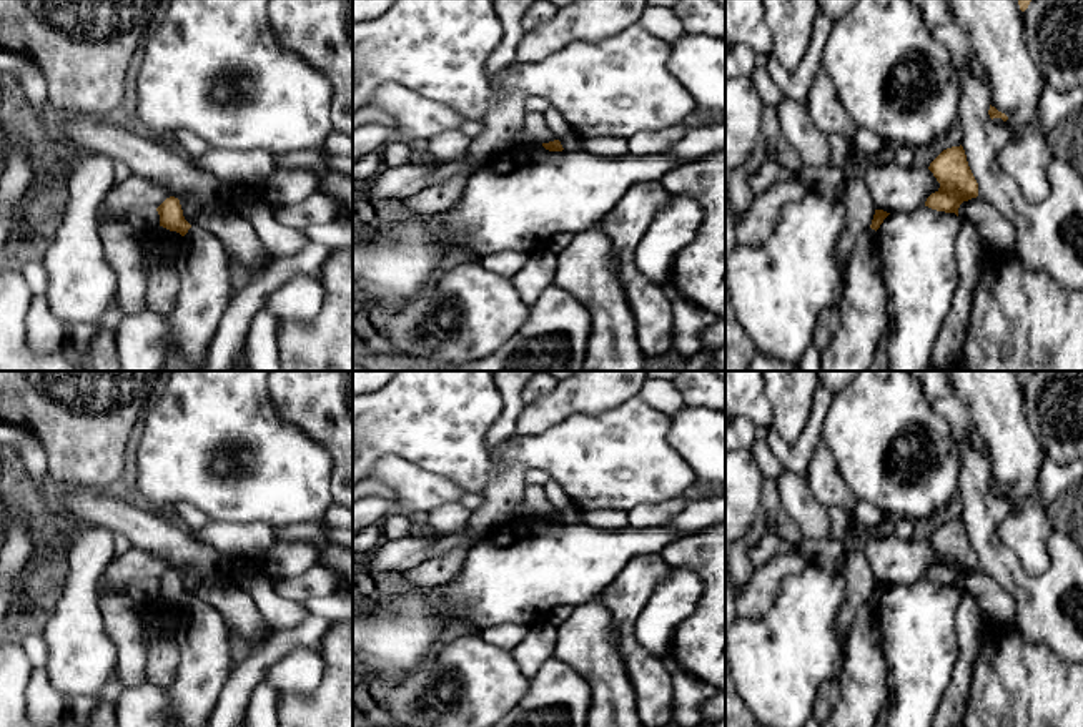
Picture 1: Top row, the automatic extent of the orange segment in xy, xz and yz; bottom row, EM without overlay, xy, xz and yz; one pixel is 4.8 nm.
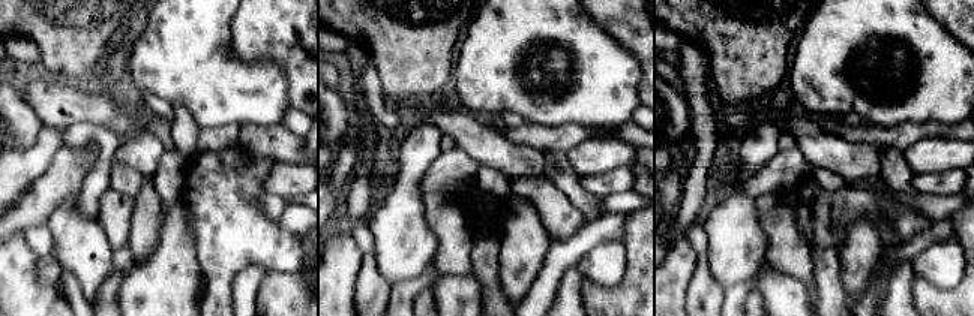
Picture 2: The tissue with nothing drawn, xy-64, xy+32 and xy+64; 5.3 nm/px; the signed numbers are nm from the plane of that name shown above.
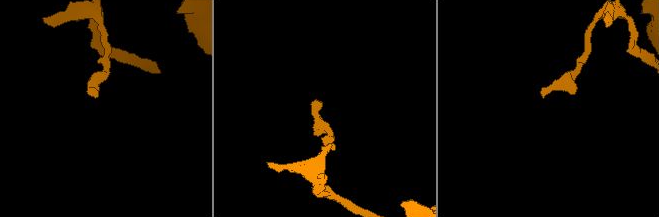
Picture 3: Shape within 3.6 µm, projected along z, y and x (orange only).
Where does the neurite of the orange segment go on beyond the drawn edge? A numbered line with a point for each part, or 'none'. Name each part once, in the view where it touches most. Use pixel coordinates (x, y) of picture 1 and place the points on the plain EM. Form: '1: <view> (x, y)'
none

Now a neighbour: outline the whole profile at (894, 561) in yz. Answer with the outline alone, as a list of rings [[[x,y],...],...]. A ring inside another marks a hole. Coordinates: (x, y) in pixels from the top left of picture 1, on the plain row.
[[[897,534],[865,539],[863,554],[877,582],[887,586],[913,584],[925,579],[940,556],[928,541],[900,539]]]

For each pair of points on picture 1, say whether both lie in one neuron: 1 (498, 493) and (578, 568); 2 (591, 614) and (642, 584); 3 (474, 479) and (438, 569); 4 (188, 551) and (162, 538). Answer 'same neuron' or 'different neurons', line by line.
1: different neurons
2: different neurons
3: different neurons
4: same neuron

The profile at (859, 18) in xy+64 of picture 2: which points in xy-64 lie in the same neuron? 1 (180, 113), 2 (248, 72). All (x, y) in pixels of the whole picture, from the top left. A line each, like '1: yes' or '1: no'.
1: no
2: yes

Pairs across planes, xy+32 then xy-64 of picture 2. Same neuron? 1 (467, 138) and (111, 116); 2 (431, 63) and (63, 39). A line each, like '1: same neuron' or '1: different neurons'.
1: same neuron
2: same neuron

